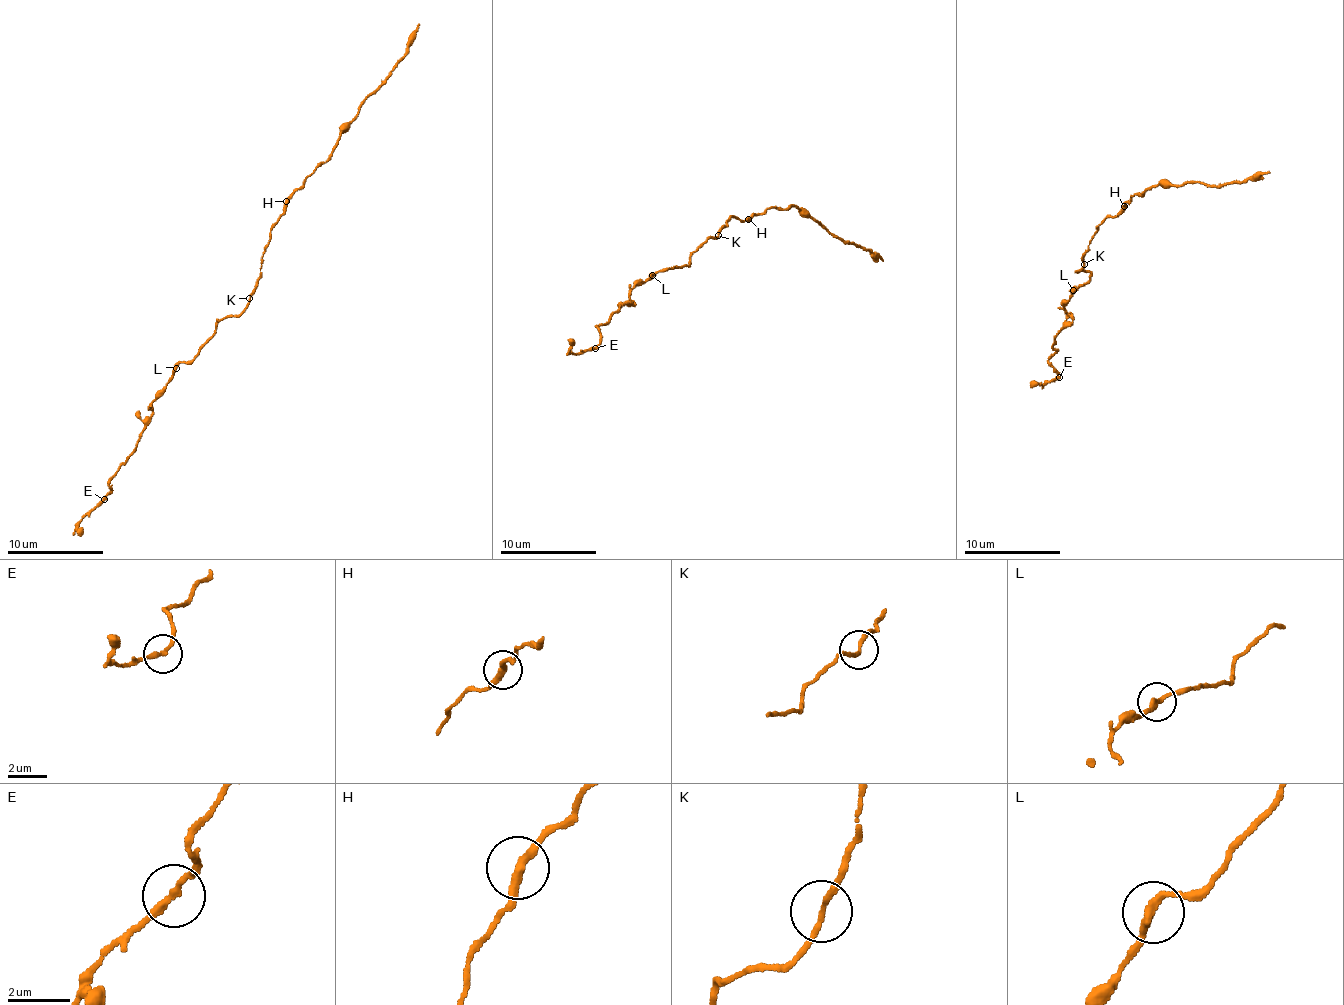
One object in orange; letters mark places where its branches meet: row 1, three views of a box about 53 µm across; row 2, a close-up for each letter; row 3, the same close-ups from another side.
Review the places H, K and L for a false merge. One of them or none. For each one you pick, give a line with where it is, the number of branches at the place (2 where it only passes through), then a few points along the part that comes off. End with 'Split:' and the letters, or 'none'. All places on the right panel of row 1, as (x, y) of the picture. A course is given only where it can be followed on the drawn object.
Split: none

